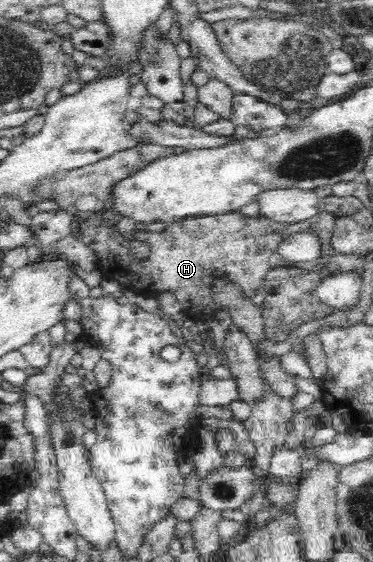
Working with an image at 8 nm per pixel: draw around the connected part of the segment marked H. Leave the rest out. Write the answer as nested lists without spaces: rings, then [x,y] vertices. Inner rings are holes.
[[[98,210],[77,224],[77,231],[82,243],[87,245],[97,258],[97,270],[102,274],[102,280],[114,280],[122,289],[132,290],[145,296],[160,297],[170,293],[174,300],[183,308],[185,319],[194,320],[197,324],[202,320],[214,320],[216,312],[230,311],[230,306],[219,305],[215,285],[222,280],[238,290],[239,301],[250,300],[261,290],[265,276],[270,269],[280,266],[292,266],[286,262],[277,251],[281,239],[296,232],[312,232],[320,235],[322,231],[333,233],[336,216],[320,212],[316,217],[301,222],[272,221],[266,216],[248,217],[240,211],[225,213],[217,216],[194,216],[179,219],[167,224],[164,231],[134,230],[130,237],[123,237],[118,231],[116,219],[106,218],[105,210]],[[131,241],[145,241],[150,245],[150,261],[136,264],[130,259],[129,245]]]

